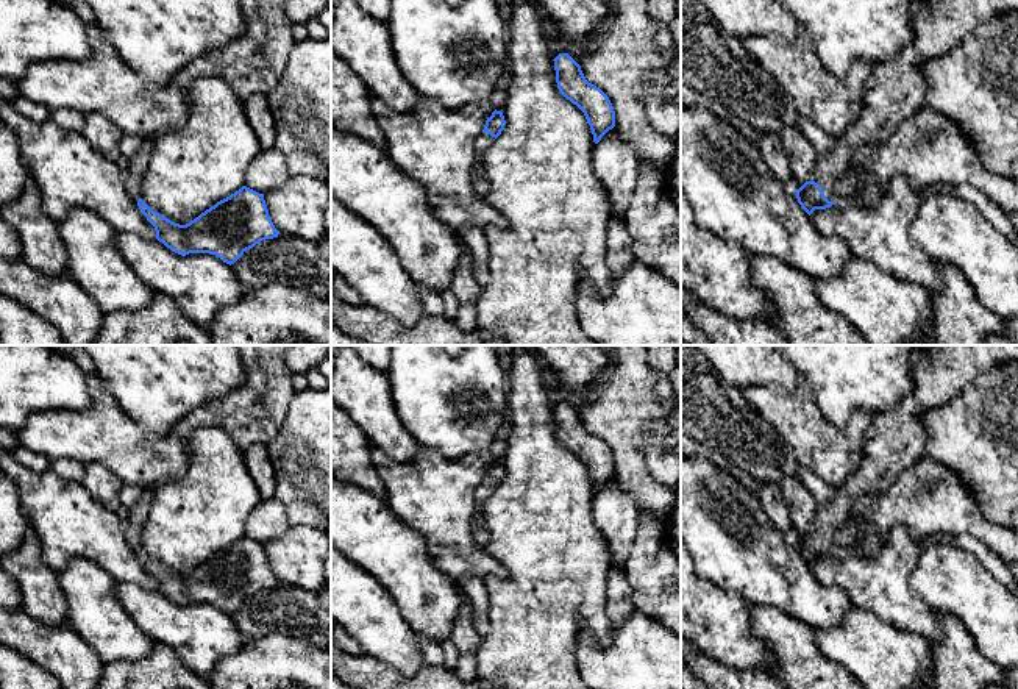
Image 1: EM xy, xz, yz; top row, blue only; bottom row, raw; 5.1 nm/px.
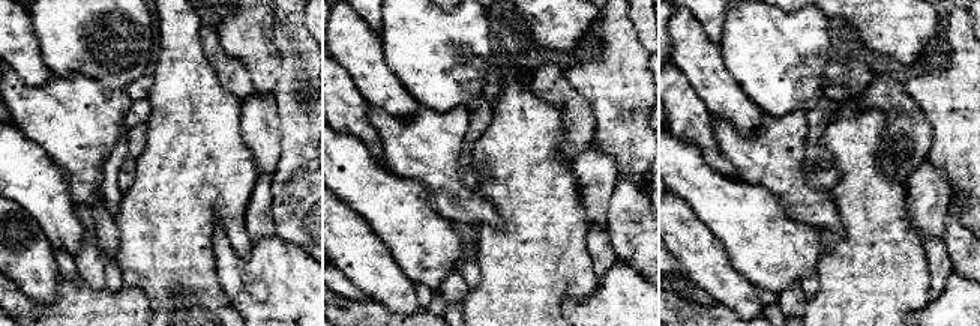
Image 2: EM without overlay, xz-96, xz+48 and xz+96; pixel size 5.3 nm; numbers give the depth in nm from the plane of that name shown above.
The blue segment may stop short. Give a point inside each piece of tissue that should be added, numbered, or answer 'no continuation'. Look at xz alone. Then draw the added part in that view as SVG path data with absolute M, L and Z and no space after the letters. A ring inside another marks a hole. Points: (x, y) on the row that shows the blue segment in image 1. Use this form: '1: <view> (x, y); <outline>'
1: xz (484, 141); M481 133L478 141L476 141L476 150L479 156L495 142L495 137L492 137L487 133Z

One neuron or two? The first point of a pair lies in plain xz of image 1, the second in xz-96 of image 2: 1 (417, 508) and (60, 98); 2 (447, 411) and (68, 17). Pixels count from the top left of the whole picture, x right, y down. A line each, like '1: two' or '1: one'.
1: one
2: one

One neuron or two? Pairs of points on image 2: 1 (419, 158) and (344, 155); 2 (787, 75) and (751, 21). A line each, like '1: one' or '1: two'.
1: two
2: one

